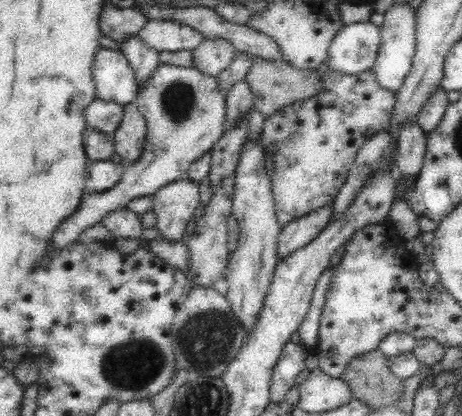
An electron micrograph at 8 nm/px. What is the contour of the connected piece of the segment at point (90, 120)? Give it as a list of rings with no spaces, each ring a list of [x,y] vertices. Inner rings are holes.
[[[96,97],[86,107],[85,120],[88,126],[108,133],[112,137],[114,130],[118,128],[118,124],[122,120],[122,112],[124,112],[124,108],[121,104]]]

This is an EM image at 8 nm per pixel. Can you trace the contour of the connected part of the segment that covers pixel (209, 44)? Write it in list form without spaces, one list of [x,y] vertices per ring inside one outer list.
[[[206,38],[191,51],[192,67],[202,75],[218,77],[236,58],[236,50],[230,42]]]

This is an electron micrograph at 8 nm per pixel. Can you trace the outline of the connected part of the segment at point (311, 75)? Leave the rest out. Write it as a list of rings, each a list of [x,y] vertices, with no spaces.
[[[253,57],[253,63],[245,76],[246,83],[250,86],[253,95],[253,106],[262,113],[264,117],[278,112],[279,108],[292,104],[296,100],[304,100],[314,96],[320,87],[319,70],[300,70],[286,65],[282,61],[262,60]]]

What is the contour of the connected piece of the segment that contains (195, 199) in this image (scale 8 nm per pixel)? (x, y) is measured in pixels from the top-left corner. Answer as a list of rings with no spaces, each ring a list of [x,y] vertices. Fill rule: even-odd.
[[[183,176],[181,179],[174,180],[160,188],[154,195],[154,206],[157,214],[156,227],[161,230],[162,237],[174,241],[180,241],[188,221],[192,218],[196,208],[199,206],[200,186],[199,182]]]

